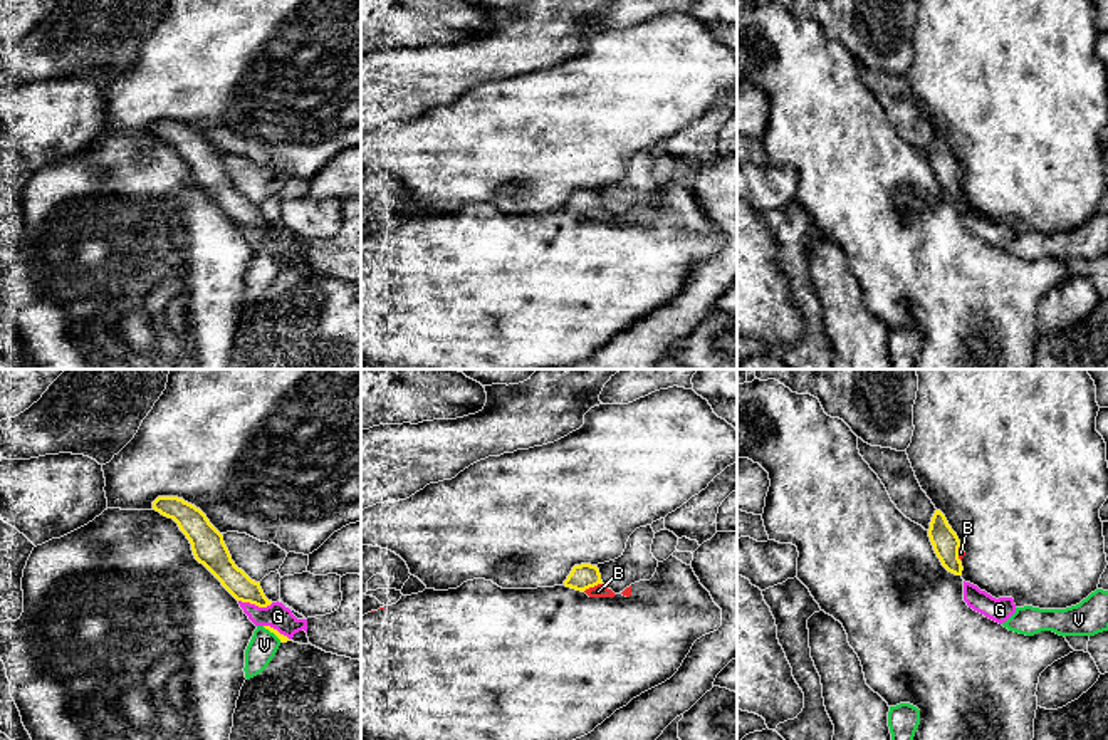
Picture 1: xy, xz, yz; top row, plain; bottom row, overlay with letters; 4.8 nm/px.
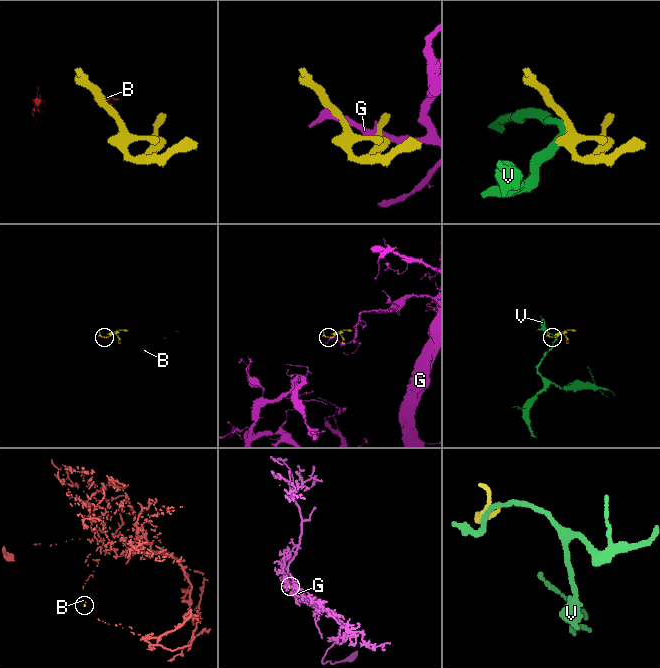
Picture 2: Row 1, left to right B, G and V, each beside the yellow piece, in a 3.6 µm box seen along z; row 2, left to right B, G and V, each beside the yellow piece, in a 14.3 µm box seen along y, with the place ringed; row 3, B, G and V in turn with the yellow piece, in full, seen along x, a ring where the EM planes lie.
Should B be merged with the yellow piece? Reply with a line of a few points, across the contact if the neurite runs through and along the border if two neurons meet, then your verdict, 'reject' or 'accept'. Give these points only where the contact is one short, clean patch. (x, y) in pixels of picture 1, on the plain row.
line xz (601, 207), (583, 215); reject

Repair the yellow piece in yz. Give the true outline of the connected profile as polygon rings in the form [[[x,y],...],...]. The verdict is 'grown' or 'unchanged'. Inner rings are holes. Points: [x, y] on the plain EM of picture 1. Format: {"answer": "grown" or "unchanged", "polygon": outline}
{"answer": "unchanged", "polygon": [[[935,134],[932,141],[928,161],[942,190],[949,196],[962,200],[964,191],[959,183],[960,164],[940,134]]]}

